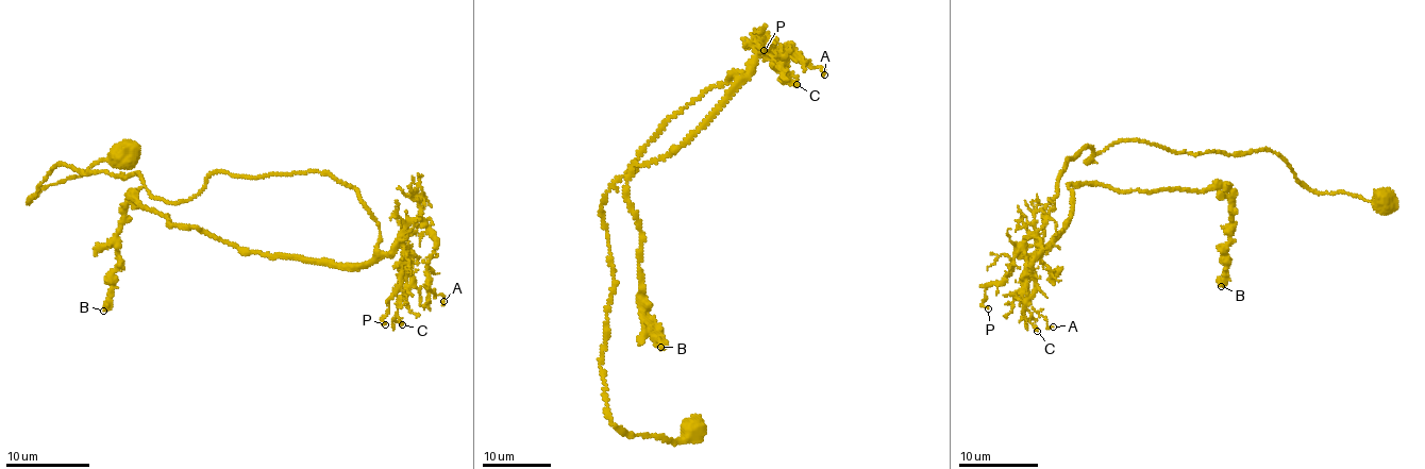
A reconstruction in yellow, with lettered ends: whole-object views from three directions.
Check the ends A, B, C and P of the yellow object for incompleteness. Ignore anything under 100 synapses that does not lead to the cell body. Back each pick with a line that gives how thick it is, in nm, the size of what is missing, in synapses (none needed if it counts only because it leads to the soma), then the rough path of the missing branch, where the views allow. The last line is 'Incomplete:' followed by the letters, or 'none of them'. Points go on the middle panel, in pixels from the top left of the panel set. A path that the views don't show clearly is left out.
Incomplete: none of them

